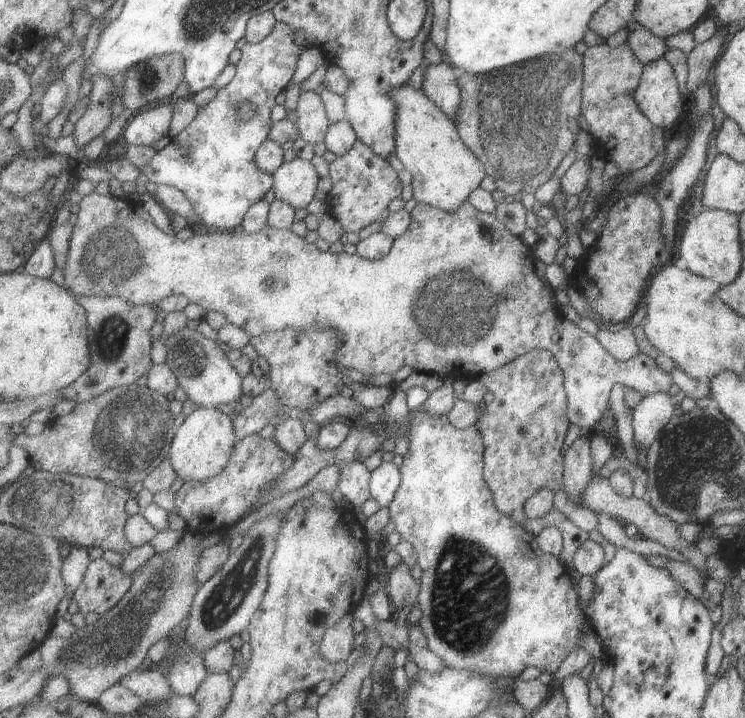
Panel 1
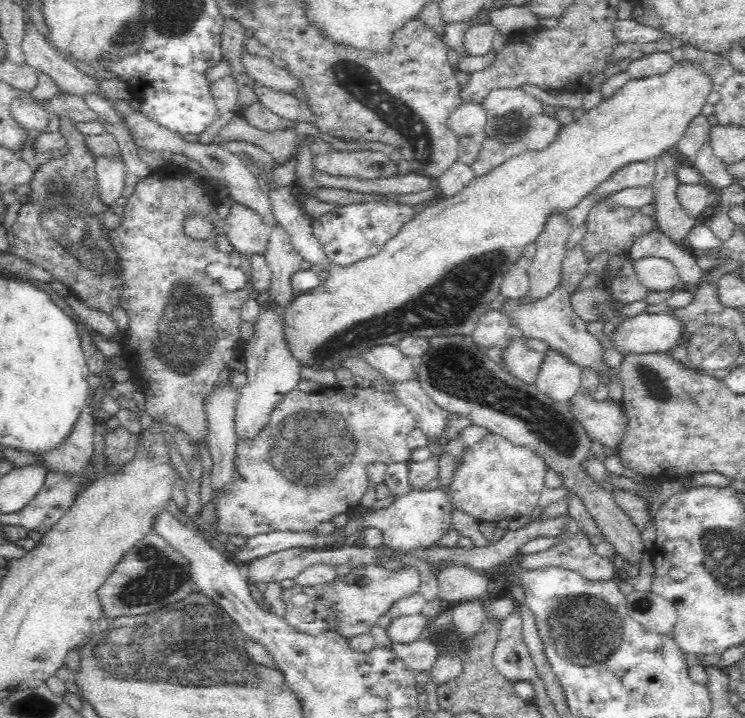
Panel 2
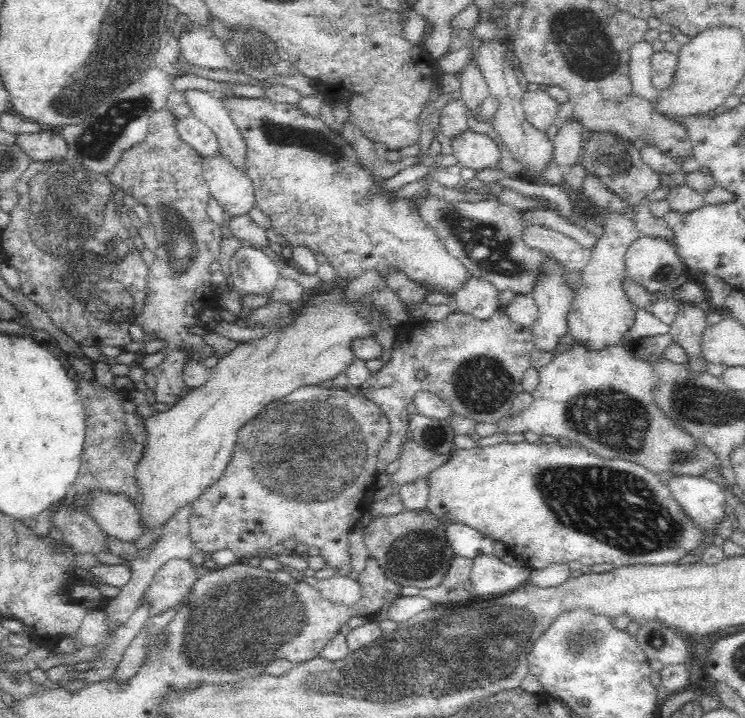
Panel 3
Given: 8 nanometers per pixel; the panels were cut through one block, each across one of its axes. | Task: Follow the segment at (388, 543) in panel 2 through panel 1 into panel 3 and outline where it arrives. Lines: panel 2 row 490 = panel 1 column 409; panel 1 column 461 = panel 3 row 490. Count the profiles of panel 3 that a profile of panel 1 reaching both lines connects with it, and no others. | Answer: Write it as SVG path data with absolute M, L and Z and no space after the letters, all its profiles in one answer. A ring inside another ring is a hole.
M527 441L518 443L502 442L494 446L475 446L468 449L457 449L442 466L435 468L427 474L429 492L428 500L424 510L434 515L442 523L454 522L464 523L480 532L490 536L496 542L501 541L517 558L523 561L524 566L531 570L540 570L551 564L566 564L574 560L583 565L611 563L614 566L628 566L635 564L668 564L676 563L683 556L694 550L702 538L700 529L686 517L682 507L674 500L669 487L661 479L661 475L650 472L644 466L622 459L608 460L597 455L595 451L587 449L582 445L570 444L562 446L559 444L537 444Z

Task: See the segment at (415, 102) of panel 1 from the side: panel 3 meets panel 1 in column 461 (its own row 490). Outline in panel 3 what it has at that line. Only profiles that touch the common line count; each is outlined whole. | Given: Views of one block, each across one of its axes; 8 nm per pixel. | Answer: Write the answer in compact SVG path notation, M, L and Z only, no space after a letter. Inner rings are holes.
M336 279L335 282L307 293L298 305L292 326L283 326L281 323L278 329L270 329L268 334L260 338L240 341L239 345L209 369L209 379L204 386L188 390L169 410L156 411L144 419L146 444L138 464L134 466L138 496L133 501L144 533L164 526L181 508L197 501L222 476L232 458L239 430L266 405L286 397L297 388L321 385L324 380L332 380L340 372L345 372L346 367L356 359L353 342L374 337L380 330L380 320L387 322L385 308L375 304L371 294L368 302L361 298L345 298L347 284L348 280Z

